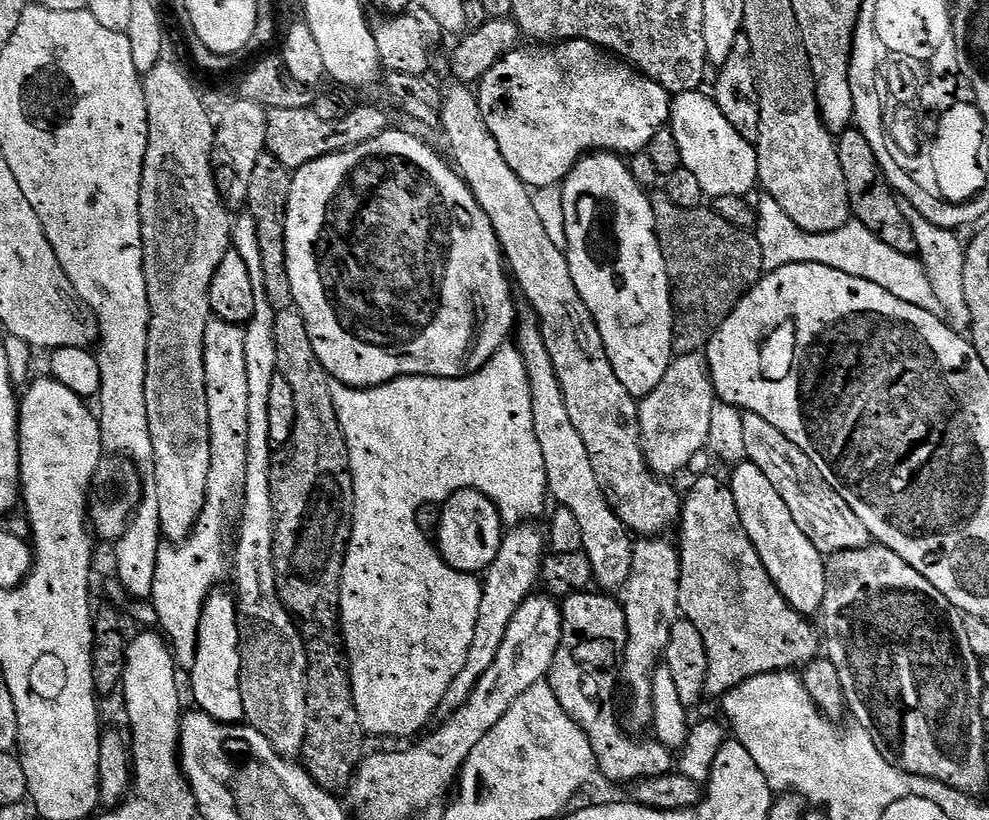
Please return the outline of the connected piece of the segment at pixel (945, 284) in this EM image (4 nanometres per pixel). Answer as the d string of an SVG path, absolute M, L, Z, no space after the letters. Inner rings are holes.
M897 193L895 198L898 210L906 216L910 223L911 232L914 234L916 244L916 254L920 263L924 267L931 288L939 300L939 309L946 312L946 322L960 335L971 333L972 323L970 322L970 310L966 306L965 291L962 285L962 270L964 269L964 244L958 240L959 236L953 229L935 226L914 210L914 206L907 201L906 197Z

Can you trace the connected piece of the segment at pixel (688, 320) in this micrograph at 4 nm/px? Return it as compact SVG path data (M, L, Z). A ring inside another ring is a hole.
M662 190L651 193L656 237L662 250L662 258L666 262L666 274L672 287L672 350L676 356L690 356L707 349L712 335L730 318L730 314L738 306L738 302L765 275L762 246L758 242L755 231L730 226L726 218L718 218L711 207L683 208L674 206L670 198Z

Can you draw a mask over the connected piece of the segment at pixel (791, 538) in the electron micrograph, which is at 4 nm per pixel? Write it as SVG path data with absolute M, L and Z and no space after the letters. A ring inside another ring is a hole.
M741 462L735 465L731 472L730 487L734 494L734 506L738 506L740 524L744 528L744 533L750 538L750 542L754 542L770 578L776 583L778 590L786 598L786 602L790 602L790 606L795 612L800 612L809 618L815 617L819 613L822 598L826 594L825 557L814 546L814 542L810 538L806 538L806 534L802 534L802 530L798 530L798 522L794 522L786 502L782 502L782 494L778 494L778 490L774 490L774 486L770 486L770 478L766 478L766 474L762 474L762 470L758 470L758 466Z

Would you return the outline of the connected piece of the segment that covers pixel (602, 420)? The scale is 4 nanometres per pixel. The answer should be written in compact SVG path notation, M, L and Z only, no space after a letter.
M459 82L449 83L449 88L445 90L444 97L439 97L438 100L438 124L442 129L442 136L448 139L448 148L452 151L454 159L454 167L460 173L468 188L474 194L474 198L478 202L478 206L482 206L482 210L486 214L486 218L490 218L490 226L494 226L494 234L498 238L500 248L504 251L504 259L506 267L510 273L511 279L514 281L515 287L524 291L524 296L527 305L536 313L540 320L540 329L544 331L544 341L550 350L550 358L554 362L554 370L558 374L558 382L562 386L562 398L566 398L566 410L570 413L570 422L574 422L574 430L578 430L579 436L582 438L582 443L586 445L586 454L590 454L590 466L594 466L594 478L598 478L598 486L608 497L608 505L614 510L616 517L624 523L625 528L629 533L635 534L640 538L656 538L667 530L671 524L675 525L680 519L682 513L682 496L671 488L667 479L661 478L648 467L648 461L645 457L642 446L640 445L640 413L638 411L637 397L631 396L626 390L626 386L622 386L622 382L618 382L618 374L614 374L614 366L610 366L610 358L606 358L606 346L602 346L602 334L598 334L598 326L594 322L594 318L590 314L590 310L586 310L586 302L582 302L582 294L578 294L578 286L574 286L574 278L570 278L570 266L568 265L568 257L565 249L554 246L554 242L550 242L550 237L546 235L546 230L542 227L542 222L538 219L538 214L534 211L534 202L532 201L532 192L527 184L522 183L518 178L518 174L514 174L514 170L508 164L508 158L505 149L494 138L494 134L490 134L490 130L486 126L486 122L482 119L482 110L477 93L473 91L467 84Z

